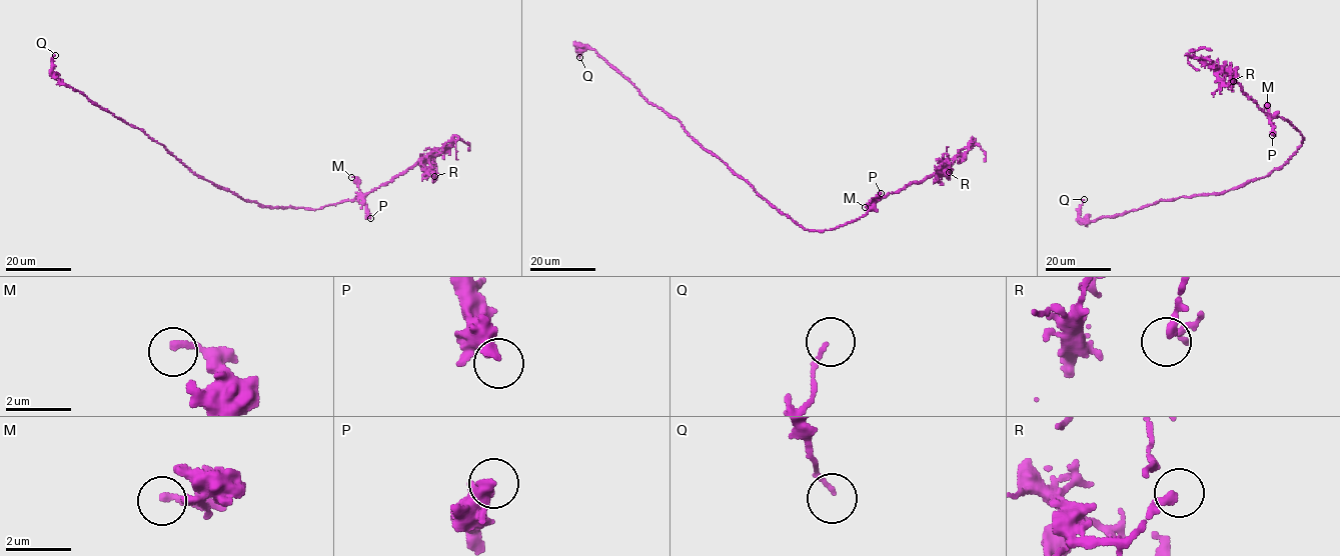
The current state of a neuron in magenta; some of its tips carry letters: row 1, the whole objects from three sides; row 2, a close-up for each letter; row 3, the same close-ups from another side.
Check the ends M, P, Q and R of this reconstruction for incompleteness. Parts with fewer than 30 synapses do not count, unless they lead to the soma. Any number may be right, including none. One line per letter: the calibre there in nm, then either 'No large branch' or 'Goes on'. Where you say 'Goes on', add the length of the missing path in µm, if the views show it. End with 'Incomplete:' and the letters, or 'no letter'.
M: Thickness 200 nm. No large branch
P: Thickness 400 nm. No large branch
Q: Thickness 120 nm. No large branch
R: Thickness 170 nm. No large branch
Incomplete: no letter

